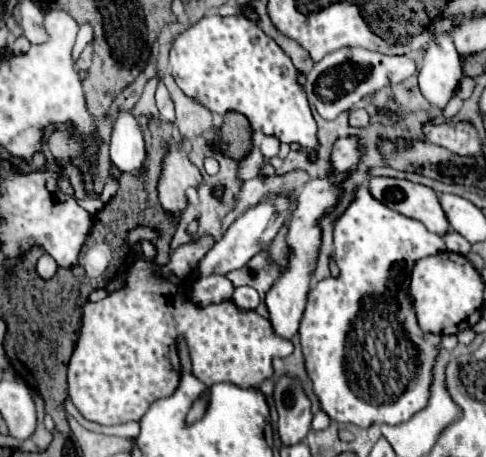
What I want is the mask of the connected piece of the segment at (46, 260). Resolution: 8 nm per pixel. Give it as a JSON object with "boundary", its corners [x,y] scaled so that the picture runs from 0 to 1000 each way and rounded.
{"boundary":[[[91,554],[91,558],[78,567],[74,593],[78,593],[78,602],[82,602],[86,611],[103,611],[103,606],[111,606],[111,602],[115,602],[115,589],[119,589],[119,580],[115,580],[115,571],[111,571],[103,558]]]}

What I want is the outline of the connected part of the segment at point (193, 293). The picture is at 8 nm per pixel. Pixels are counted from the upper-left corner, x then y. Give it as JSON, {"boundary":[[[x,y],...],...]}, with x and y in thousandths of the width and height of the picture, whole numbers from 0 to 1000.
{"boundary":[[[444,597],[412,606],[391,624],[391,654],[399,654],[399,663],[416,672],[473,654],[477,641],[481,641],[477,615],[465,602],[444,602]]]}

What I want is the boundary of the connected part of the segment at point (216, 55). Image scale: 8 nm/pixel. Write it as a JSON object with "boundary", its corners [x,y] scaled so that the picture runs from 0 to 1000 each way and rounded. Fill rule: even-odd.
{"boundary":[[[502,33],[416,37],[407,50],[370,72],[350,107],[350,151],[362,186],[399,221],[424,239],[461,252],[465,243],[490,243],[510,256],[523,291],[564,295],[580,313],[617,313],[646,335],[650,326],[650,265],[642,256],[626,190],[613,182],[613,155],[597,125],[556,85],[527,50],[514,50]]]}

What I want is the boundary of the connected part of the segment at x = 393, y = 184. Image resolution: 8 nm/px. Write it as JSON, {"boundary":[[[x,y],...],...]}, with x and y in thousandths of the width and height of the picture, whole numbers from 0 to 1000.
{"boundary":[[[765,387],[761,422],[802,457],[868,484],[877,501],[897,514],[918,514],[926,505],[926,488],[905,449],[901,422],[877,405],[860,405],[840,392]]]}

